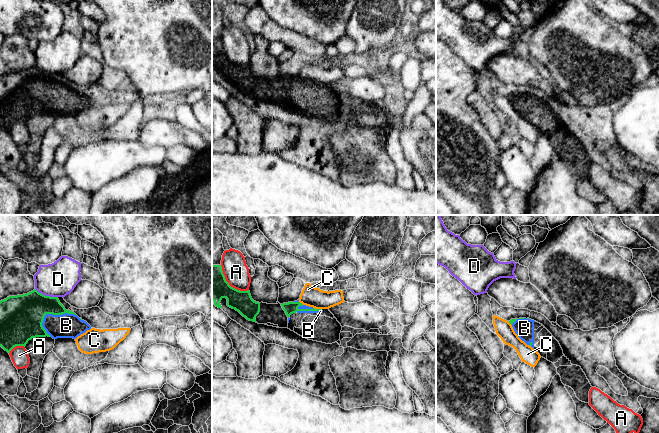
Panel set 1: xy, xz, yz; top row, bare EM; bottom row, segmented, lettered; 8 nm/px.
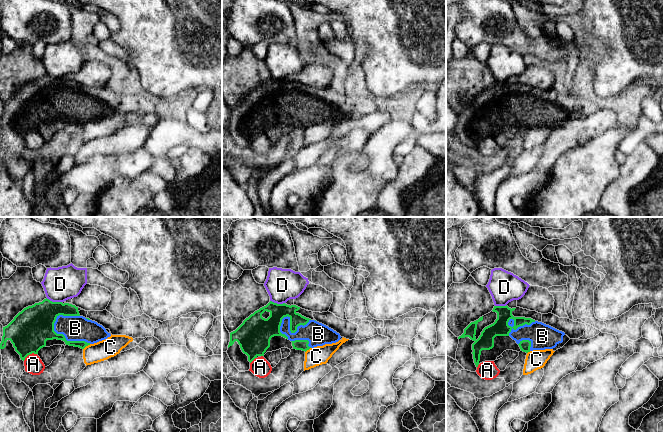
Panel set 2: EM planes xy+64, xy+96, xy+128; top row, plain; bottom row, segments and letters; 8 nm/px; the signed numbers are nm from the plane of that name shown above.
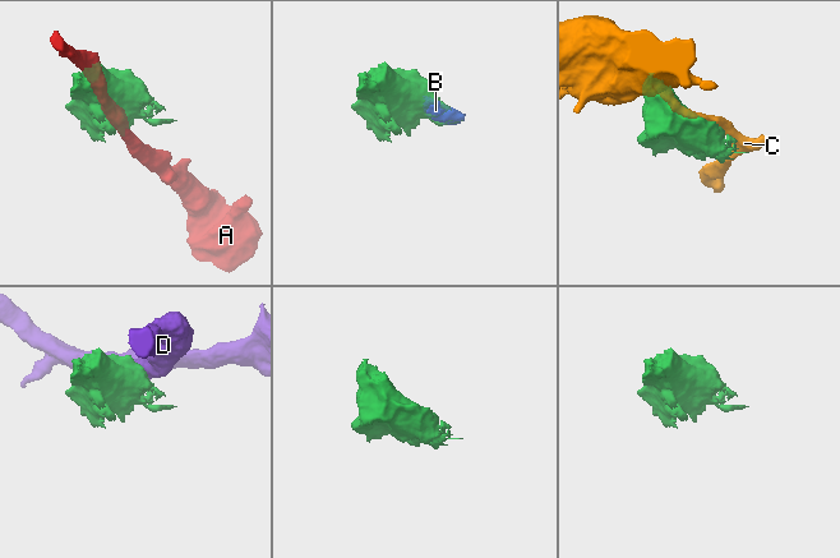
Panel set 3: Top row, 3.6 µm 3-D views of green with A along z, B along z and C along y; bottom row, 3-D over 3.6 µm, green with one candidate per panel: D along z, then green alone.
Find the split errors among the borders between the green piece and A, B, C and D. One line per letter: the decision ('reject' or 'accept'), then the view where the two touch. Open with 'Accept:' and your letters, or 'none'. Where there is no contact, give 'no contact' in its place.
Accept: B
A: reject; contact in xz
B: accept; contact in xy
C: reject; contact in xz
D: reject; contact in xy

